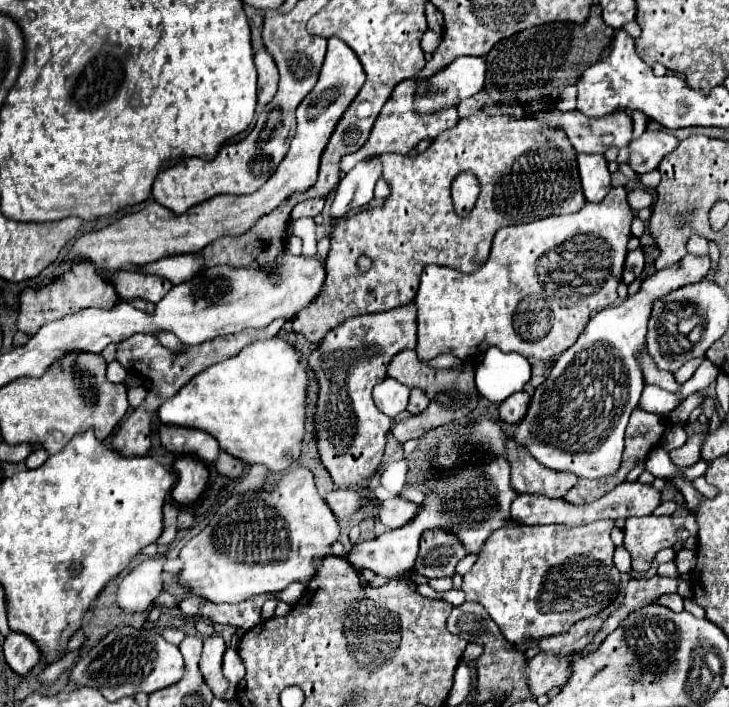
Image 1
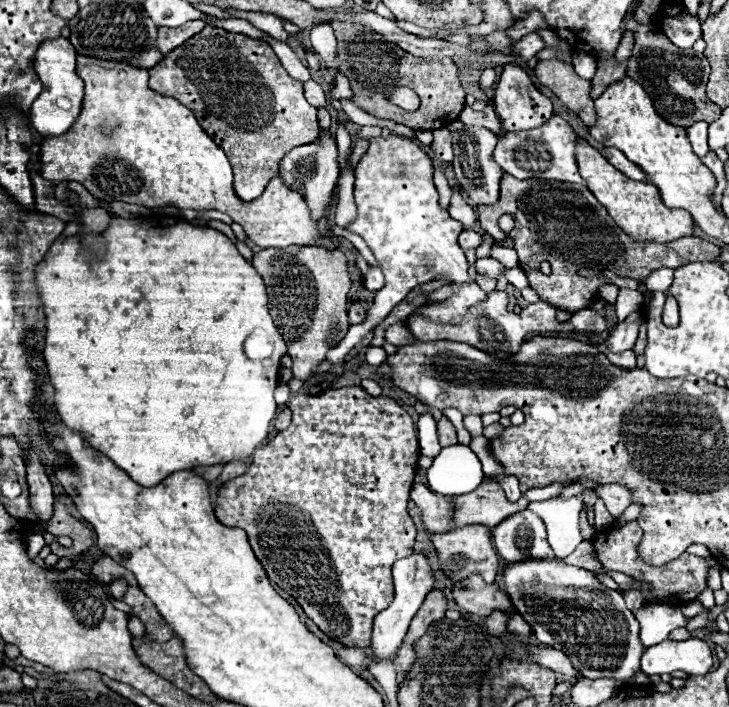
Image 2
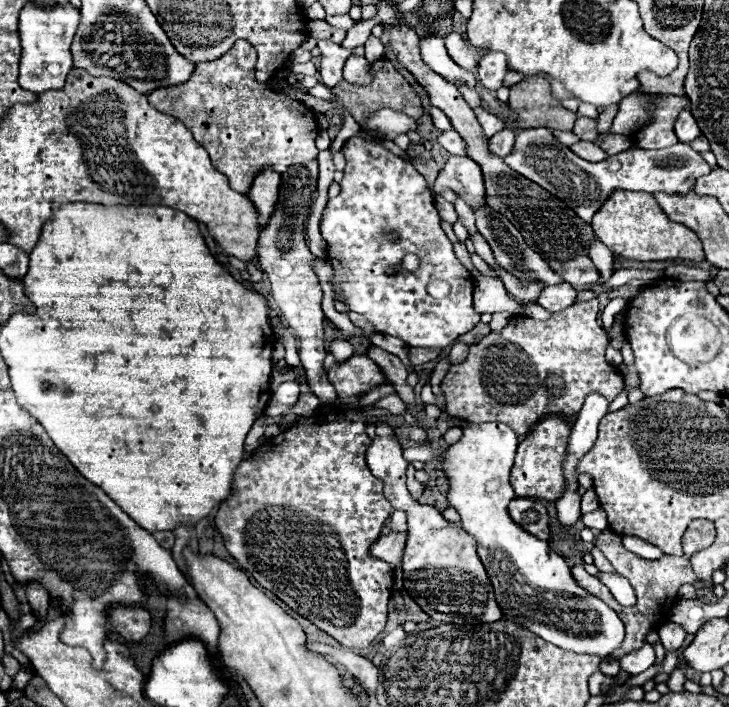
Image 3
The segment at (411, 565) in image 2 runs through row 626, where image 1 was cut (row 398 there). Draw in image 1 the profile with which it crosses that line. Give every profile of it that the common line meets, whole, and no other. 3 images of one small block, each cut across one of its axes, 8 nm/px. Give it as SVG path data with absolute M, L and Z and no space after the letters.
M386 378L382 380L380 384L374 386L374 392L372 392L372 398L376 402L376 406L390 418L398 416L400 412L406 410L408 406L408 396L410 396L410 390L406 386L402 386L398 380L394 378Z

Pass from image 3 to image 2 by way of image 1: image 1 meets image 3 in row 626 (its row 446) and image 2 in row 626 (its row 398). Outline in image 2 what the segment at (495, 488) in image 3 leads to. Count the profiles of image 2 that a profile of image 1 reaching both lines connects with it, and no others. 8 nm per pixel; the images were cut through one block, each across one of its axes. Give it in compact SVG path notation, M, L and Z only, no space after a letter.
M522 560L522 564L508 564L502 576L502 592L512 596L514 610L532 626L532 632L542 644L548 644L556 650L562 650L578 668L580 676L586 678L616 678L630 680L636 672L640 672L640 656L644 646L638 638L638 620L626 608L624 598L616 590L608 590L596 580L596 574L562 560Z

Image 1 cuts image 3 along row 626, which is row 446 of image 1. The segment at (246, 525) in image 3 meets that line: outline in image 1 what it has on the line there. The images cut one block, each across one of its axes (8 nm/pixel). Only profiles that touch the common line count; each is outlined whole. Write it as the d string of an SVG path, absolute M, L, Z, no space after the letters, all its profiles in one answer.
M410 302L400 308L392 308L382 314L364 314L356 318L348 318L344 324L340 324L336 330L332 330L316 352L308 356L308 364L318 376L320 384L320 396L316 406L316 436L318 436L318 450L322 464L330 472L334 484L338 488L350 488L358 482L370 478L374 470L378 468L386 434L392 426L392 418L388 418L384 412L380 412L372 400L372 388L374 384L382 382L386 378L386 366L390 360L402 352L402 350L414 350L416 348L416 304Z

